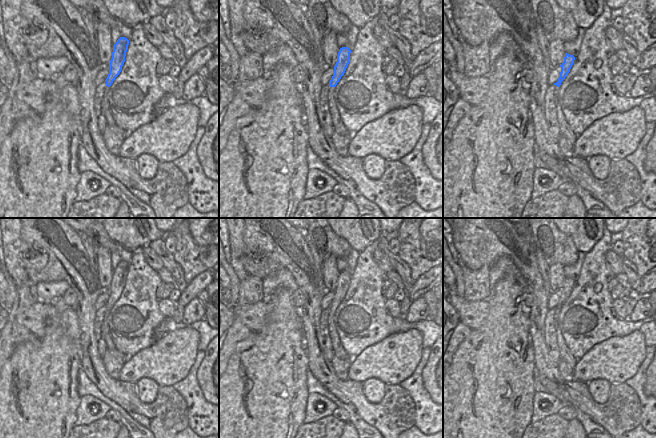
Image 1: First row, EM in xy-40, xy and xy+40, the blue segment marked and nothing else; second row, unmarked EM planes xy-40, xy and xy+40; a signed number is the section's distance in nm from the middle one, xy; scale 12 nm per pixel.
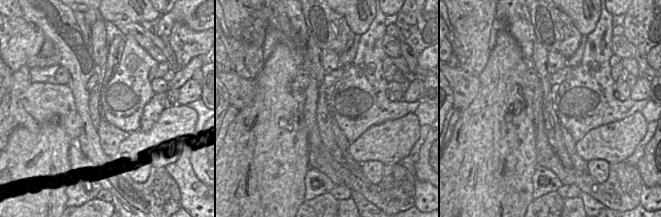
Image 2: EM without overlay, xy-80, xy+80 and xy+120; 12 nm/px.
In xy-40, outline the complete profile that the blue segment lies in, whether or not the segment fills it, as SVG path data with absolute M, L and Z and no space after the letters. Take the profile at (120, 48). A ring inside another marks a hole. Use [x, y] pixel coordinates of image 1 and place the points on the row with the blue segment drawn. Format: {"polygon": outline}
{"polygon": "M120 37L113 45L112 58L109 63L109 74L105 80L107 87L110 87L115 78L120 74L125 62L128 45L129 40L125 37Z"}

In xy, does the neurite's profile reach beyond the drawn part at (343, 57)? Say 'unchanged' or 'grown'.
grown

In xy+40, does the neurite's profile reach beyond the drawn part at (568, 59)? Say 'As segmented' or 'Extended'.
Extended.

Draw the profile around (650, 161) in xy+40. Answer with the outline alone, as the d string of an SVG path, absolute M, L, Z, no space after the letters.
M656 126L652 134L652 138L649 140L646 146L646 158L644 160L644 169L647 172L653 172L656 174Z

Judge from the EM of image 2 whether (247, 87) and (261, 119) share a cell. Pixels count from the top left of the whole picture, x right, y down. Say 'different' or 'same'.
different

